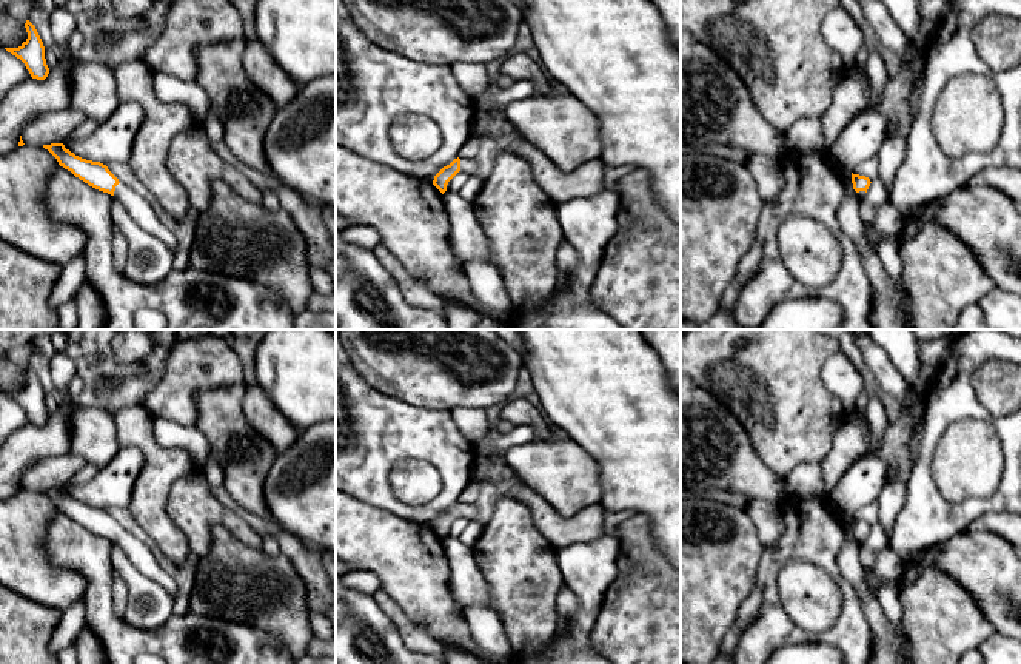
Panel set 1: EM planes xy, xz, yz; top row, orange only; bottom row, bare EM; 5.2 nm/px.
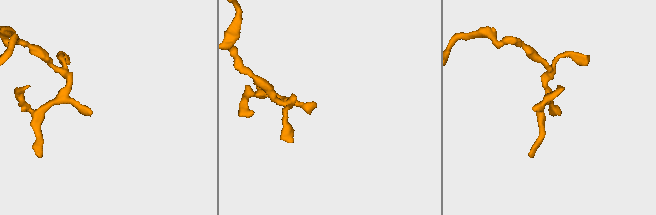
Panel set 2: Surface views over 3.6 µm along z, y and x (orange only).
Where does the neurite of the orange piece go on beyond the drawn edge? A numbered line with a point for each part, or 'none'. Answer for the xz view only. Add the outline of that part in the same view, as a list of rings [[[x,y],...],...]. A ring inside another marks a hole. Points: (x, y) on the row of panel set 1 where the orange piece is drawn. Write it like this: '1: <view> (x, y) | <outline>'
1: xz (468, 167) | [[[473,159],[471,160],[460,160],[460,171],[462,173],[473,176],[476,168],[477,168],[477,165]]]

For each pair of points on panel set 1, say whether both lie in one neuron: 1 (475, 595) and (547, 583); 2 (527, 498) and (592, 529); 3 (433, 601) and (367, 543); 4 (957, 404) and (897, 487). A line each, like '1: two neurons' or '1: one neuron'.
1: two neurons
2: one neuron
3: one neuron
4: two neurons

